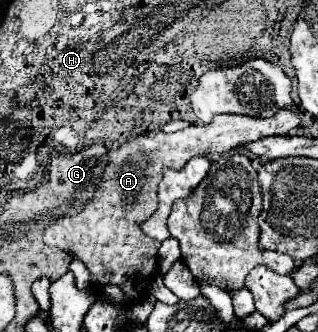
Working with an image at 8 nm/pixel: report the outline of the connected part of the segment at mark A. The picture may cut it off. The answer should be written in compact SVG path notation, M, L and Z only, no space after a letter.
M280 110L272 118L220 114L210 124L188 126L174 134L148 132L144 136L128 138L124 144L108 152L108 166L104 166L102 180L82 212L52 220L44 230L44 242L48 246L58 246L60 250L70 250L90 270L90 284L94 288L118 286L126 294L126 304L132 306L148 296L148 286L158 270L160 242L148 238L140 230L140 224L156 212L156 190L164 166L170 170L182 170L194 156L222 154L266 136L286 136L298 124L300 118L292 110Z

